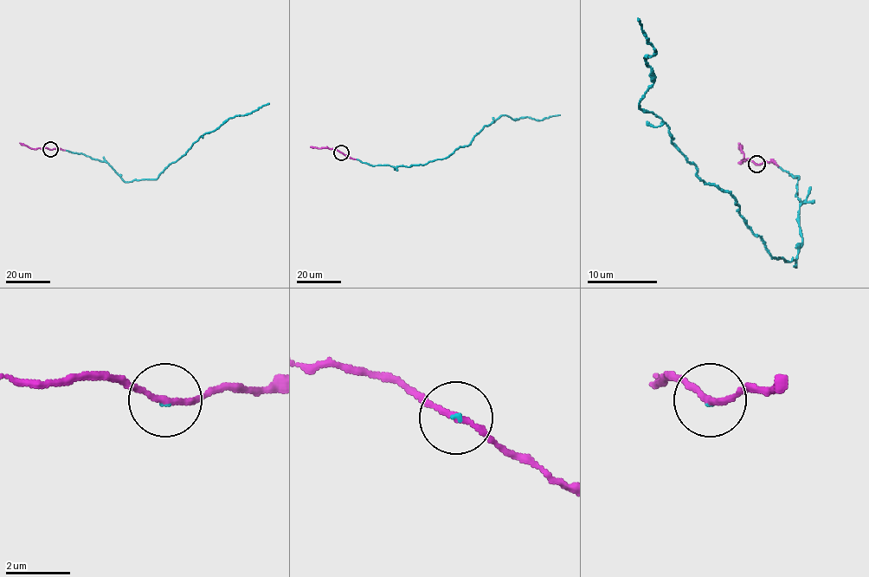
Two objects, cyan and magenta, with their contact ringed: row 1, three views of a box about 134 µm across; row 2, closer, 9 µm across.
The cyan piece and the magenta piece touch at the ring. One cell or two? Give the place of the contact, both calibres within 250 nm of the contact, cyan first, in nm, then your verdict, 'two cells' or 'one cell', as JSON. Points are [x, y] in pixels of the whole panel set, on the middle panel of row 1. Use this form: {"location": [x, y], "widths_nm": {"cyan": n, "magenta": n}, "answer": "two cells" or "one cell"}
{"location": [341, 152], "widths_nm": {"cyan": 50, "magenta": 180}, "answer": "one cell"}

